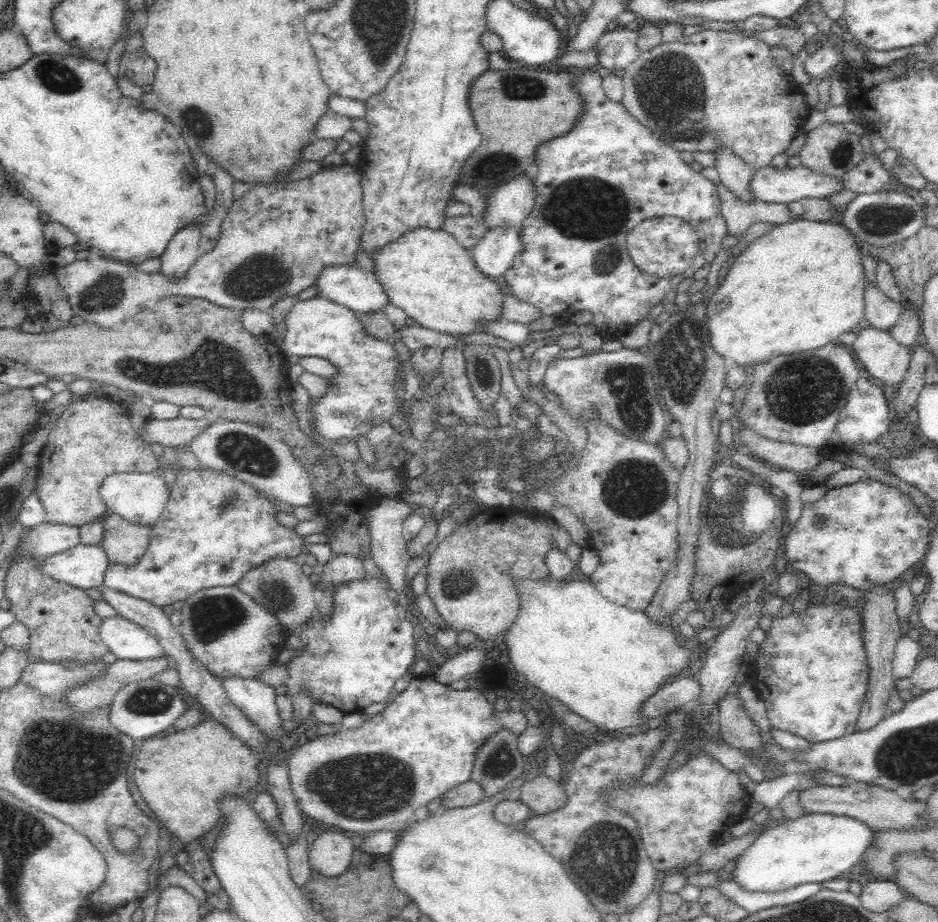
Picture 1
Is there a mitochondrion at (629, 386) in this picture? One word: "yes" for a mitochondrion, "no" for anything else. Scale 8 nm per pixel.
yes

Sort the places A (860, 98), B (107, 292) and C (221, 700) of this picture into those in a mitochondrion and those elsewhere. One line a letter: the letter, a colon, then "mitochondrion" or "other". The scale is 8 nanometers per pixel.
A: other
B: mitochondrion
C: other

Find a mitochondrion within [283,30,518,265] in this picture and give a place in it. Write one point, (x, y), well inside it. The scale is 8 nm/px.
(485, 172)

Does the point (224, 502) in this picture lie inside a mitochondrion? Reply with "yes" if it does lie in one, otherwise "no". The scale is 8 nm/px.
yes

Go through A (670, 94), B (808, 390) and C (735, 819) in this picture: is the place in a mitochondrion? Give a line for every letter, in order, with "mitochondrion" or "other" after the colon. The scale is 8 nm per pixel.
A: mitochondrion
B: mitochondrion
C: other

